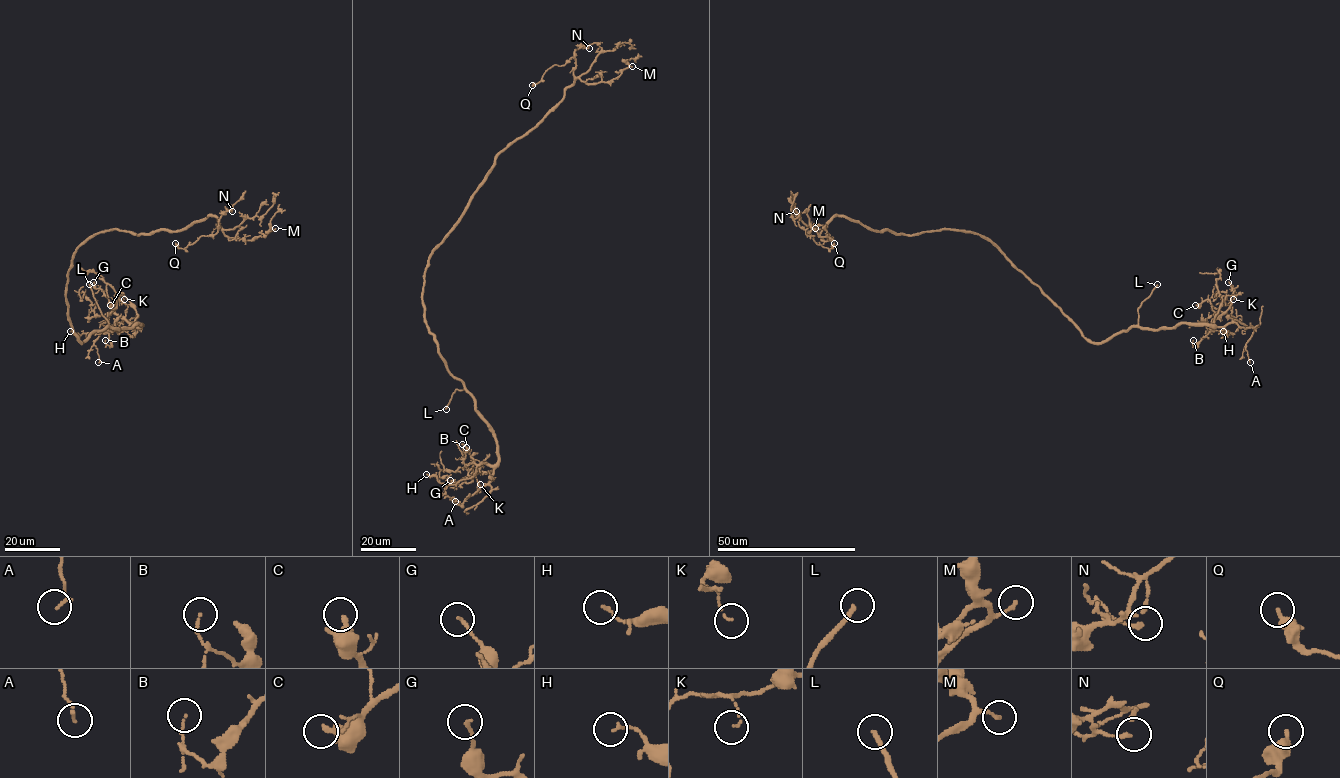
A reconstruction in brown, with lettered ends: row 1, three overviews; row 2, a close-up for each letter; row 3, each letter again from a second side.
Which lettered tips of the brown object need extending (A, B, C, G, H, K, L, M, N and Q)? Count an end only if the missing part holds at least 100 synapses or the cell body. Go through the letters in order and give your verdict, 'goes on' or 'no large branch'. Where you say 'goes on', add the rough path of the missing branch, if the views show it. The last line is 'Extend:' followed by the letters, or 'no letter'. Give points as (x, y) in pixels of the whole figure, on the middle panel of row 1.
A: no large branch
B: no large branch
C: no large branch
G: no large branch
H: no large branch
K: no large branch
L: goes on | (446, 409), (412, 430), (366, 474), (359, 475), (355, 469)
M: no large branch
N: no large branch
Q: no large branch
Extend: L

